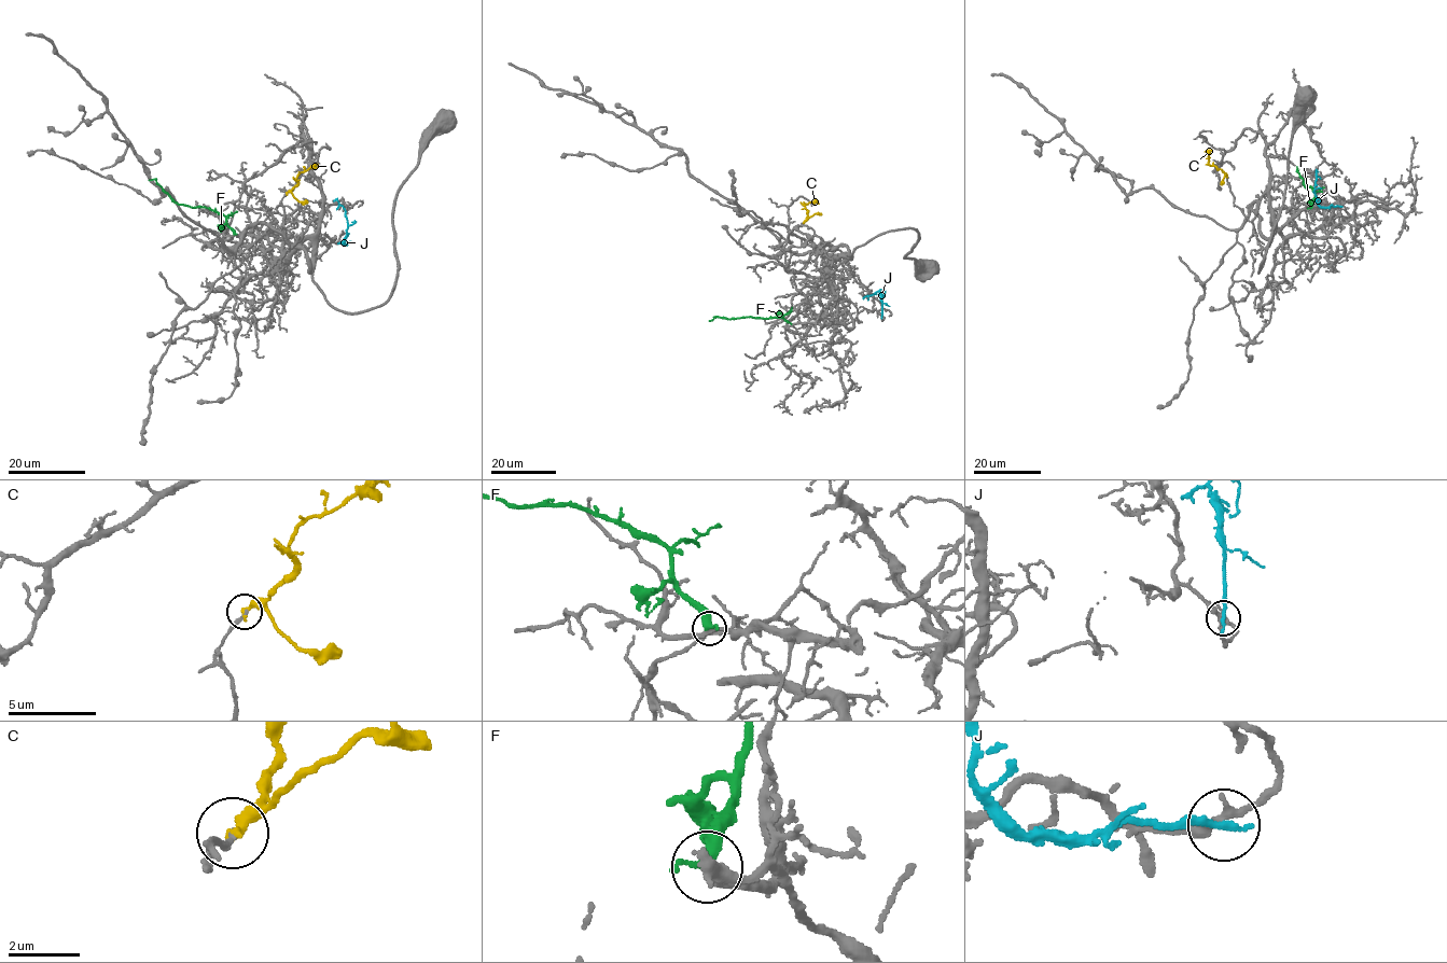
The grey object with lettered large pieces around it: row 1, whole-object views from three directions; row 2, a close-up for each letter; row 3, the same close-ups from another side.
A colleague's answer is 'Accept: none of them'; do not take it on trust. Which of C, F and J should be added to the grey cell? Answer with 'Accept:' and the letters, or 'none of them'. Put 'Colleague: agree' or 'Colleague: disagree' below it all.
Accept: none of them
Colleague: agree

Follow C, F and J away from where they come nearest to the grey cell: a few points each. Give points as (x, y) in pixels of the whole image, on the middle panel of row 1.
C: (803, 222), (807, 215), (804, 204), (818, 204)
F: (791, 310), (781, 317), (715, 317), (708, 321)
J: (881, 316), (879, 291), (863, 298)

